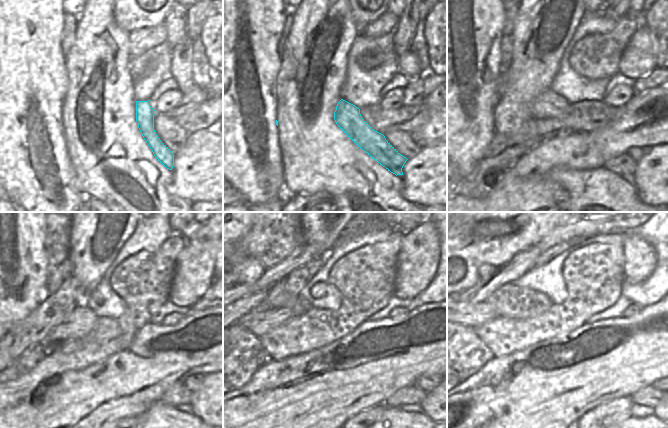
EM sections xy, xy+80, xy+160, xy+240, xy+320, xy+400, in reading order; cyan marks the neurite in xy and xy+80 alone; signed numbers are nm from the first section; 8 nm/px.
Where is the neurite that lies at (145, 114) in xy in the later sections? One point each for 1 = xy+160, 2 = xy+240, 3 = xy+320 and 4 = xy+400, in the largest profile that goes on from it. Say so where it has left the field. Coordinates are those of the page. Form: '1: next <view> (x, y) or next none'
1: next xy+160 (548, 105)
2: next xy+240 (81, 321)
3: next xy+320 (260, 320)
4: next xy+400 (473, 316)

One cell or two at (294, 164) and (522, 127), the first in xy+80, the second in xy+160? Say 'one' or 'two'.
one

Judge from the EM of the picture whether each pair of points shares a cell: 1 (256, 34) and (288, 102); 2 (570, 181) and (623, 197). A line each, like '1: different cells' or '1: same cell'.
1: different cells
2: same cell

